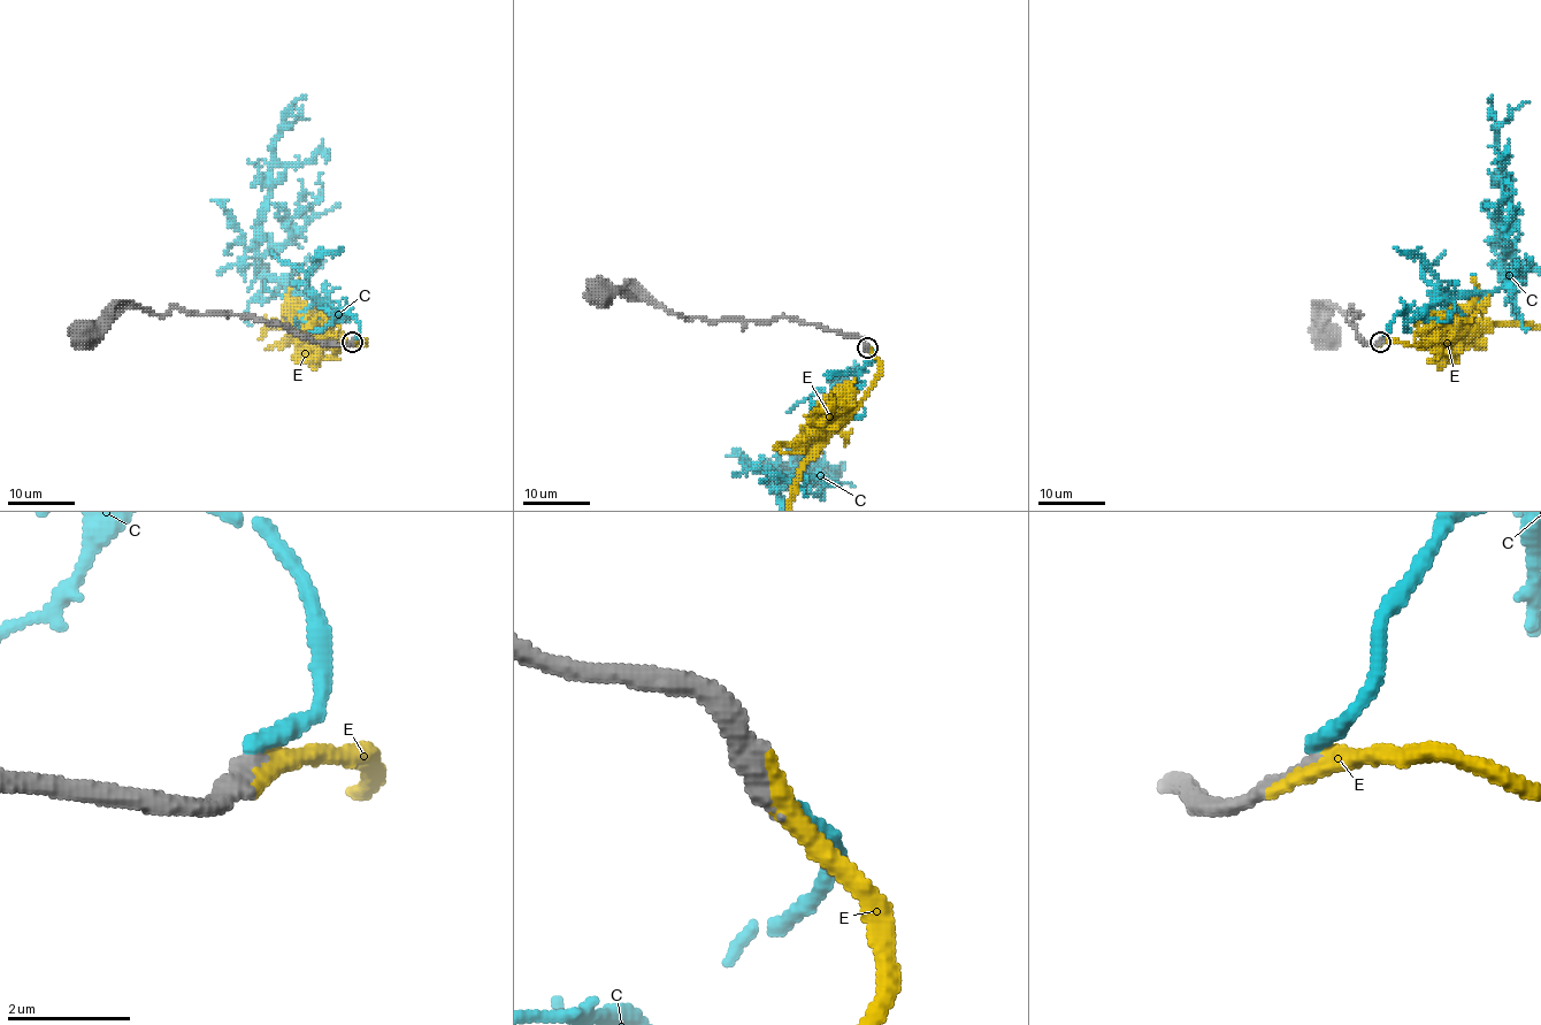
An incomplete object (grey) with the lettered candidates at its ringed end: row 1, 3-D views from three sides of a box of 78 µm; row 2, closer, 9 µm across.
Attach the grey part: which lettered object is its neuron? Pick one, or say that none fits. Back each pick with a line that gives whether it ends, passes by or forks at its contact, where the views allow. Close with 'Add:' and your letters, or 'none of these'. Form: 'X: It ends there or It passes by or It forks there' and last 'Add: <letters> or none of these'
E: It ends there
Add: E

